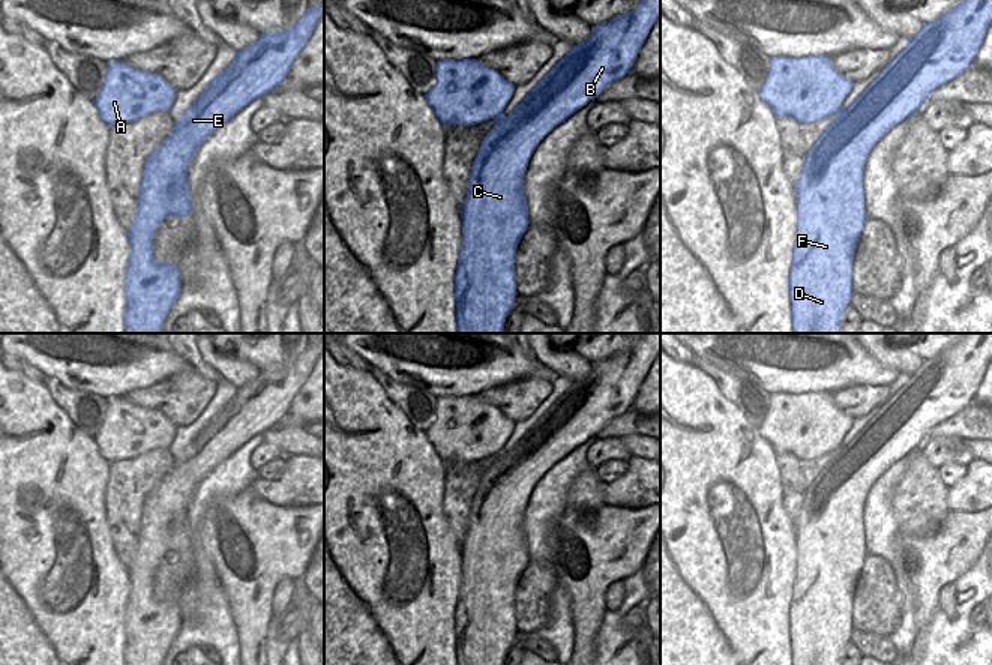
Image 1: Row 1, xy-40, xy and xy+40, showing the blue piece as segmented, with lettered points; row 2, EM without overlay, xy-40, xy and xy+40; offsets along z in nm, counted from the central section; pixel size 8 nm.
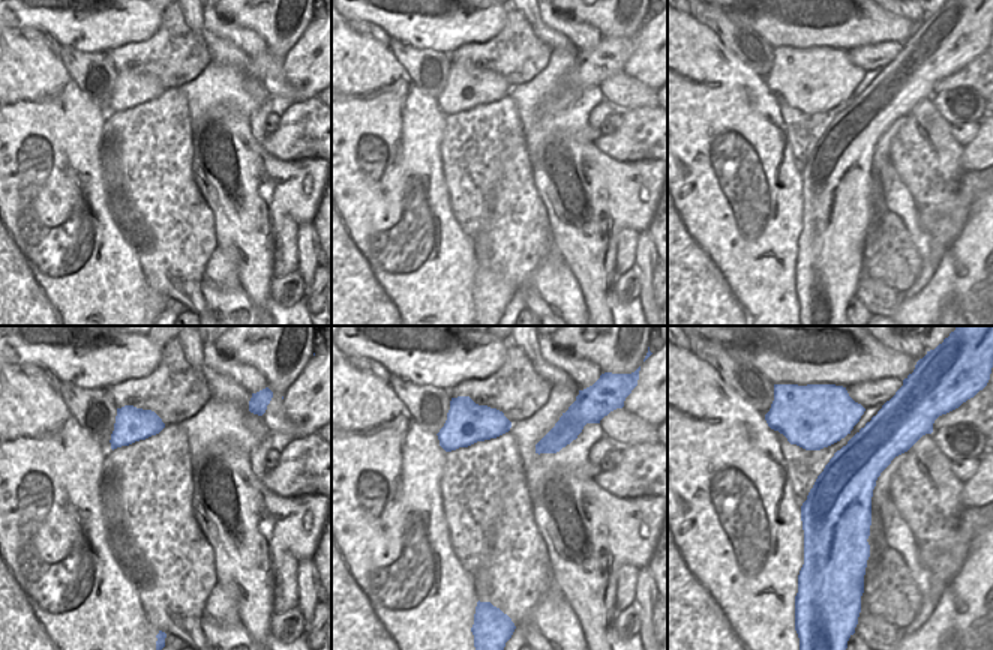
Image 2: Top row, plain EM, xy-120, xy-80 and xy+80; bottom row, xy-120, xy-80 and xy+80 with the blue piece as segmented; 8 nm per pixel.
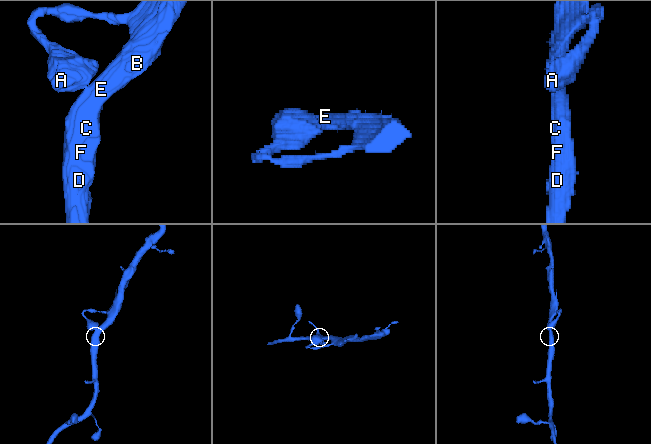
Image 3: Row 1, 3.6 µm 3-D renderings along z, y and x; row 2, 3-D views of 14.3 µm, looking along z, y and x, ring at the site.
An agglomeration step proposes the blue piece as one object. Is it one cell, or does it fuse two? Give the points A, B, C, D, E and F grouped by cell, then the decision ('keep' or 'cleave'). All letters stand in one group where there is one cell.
A B C D E F | keep

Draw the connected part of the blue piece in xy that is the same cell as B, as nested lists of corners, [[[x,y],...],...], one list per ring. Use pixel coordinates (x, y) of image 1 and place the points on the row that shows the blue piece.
[[[641,0],[635,11],[591,27],[590,38],[579,45],[572,45],[570,51],[534,86],[509,116],[504,116],[503,111],[516,87],[506,81],[503,75],[480,65],[476,59],[437,62],[437,81],[425,95],[425,99],[443,126],[471,126],[489,119],[495,120],[494,128],[483,138],[473,161],[467,200],[461,209],[462,245],[455,273],[456,333],[504,333],[506,317],[513,309],[518,296],[515,278],[516,249],[530,224],[527,198],[524,195],[524,174],[528,162],[539,143],[554,128],[564,123],[590,101],[594,101],[606,87],[632,72],[638,53],[659,17],[660,0]]]

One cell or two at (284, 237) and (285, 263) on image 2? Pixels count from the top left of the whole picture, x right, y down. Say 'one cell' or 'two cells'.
one cell

